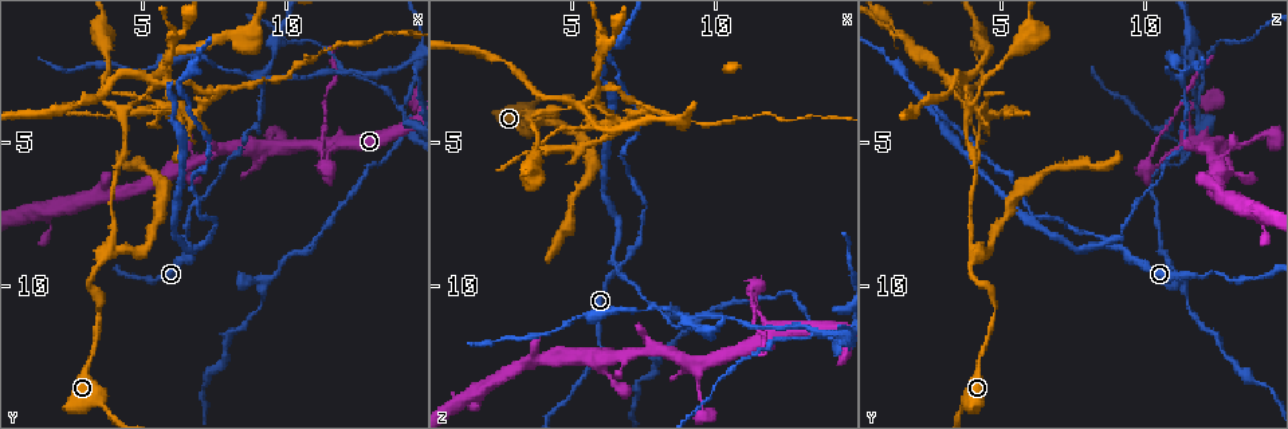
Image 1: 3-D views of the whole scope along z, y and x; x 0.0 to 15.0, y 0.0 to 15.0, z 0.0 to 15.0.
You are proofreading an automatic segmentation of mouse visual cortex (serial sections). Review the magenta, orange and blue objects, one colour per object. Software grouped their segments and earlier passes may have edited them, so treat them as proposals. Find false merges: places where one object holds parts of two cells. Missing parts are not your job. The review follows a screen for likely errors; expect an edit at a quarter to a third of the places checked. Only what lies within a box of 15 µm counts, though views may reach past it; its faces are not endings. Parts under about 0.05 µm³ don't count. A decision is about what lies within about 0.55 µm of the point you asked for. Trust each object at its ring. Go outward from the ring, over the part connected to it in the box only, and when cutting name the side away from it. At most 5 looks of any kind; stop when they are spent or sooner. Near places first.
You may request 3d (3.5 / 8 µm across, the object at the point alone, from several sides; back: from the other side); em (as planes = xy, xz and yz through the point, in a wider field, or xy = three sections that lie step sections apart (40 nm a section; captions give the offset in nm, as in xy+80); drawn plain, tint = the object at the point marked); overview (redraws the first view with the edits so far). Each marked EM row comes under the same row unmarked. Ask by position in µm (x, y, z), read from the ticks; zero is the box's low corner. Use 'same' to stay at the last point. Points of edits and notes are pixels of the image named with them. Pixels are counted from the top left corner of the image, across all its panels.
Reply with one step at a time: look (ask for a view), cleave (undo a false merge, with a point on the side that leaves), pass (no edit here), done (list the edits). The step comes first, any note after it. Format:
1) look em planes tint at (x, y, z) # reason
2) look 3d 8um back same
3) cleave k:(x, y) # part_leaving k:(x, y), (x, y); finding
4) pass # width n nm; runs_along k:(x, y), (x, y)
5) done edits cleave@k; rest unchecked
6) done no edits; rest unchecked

look 3d 8um back at (3.7, 8.8, 4.1) # branch point

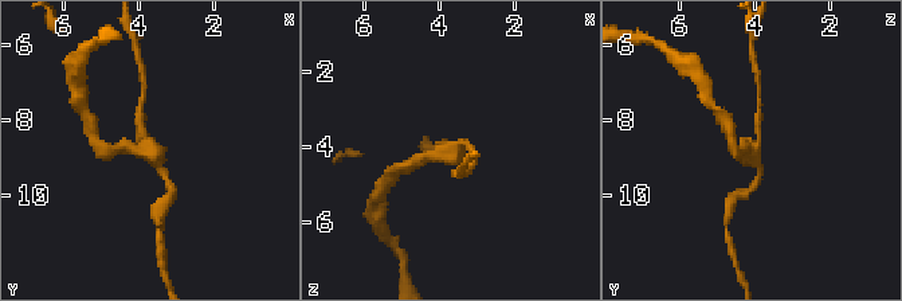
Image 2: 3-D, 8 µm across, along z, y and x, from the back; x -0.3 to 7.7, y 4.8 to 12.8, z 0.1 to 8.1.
look em xy step 2 tint at (3.8, 8.8, 4.2) # arms 3; arm_widths 200, 200, 250 nm; now the EM

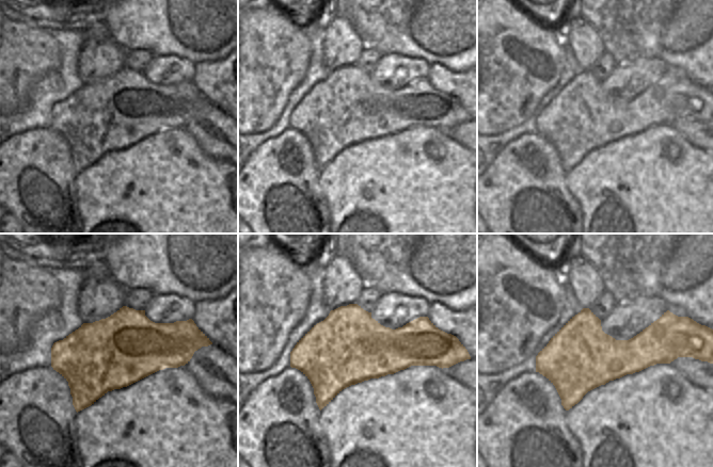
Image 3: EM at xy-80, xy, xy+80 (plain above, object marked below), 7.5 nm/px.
cleave 2:(122, 149) # a second cell is stuck on

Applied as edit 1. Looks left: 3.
look 3d 3.5um at (11.7, 5.2, 11.2) # calibre changes

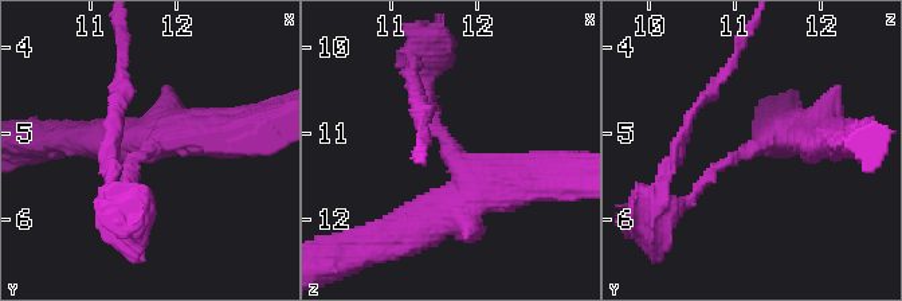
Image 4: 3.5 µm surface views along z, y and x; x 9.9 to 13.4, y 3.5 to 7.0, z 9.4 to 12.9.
look em xy step 1 tint at (11.70, 5.20, 11.15) # arm_widths 150, 500 nm

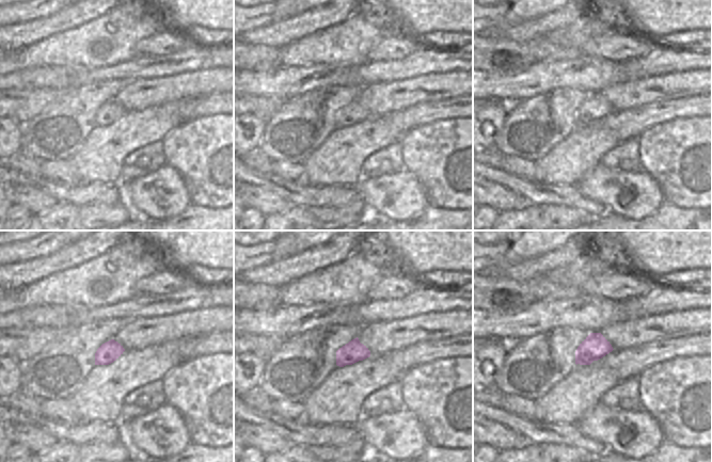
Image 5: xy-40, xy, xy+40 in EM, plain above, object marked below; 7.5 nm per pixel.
pass # runs_along 4:(520, 179), (462, 169), (424, 83); continuous, no second cell

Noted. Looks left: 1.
done edits cleave@2; rest unchecked

